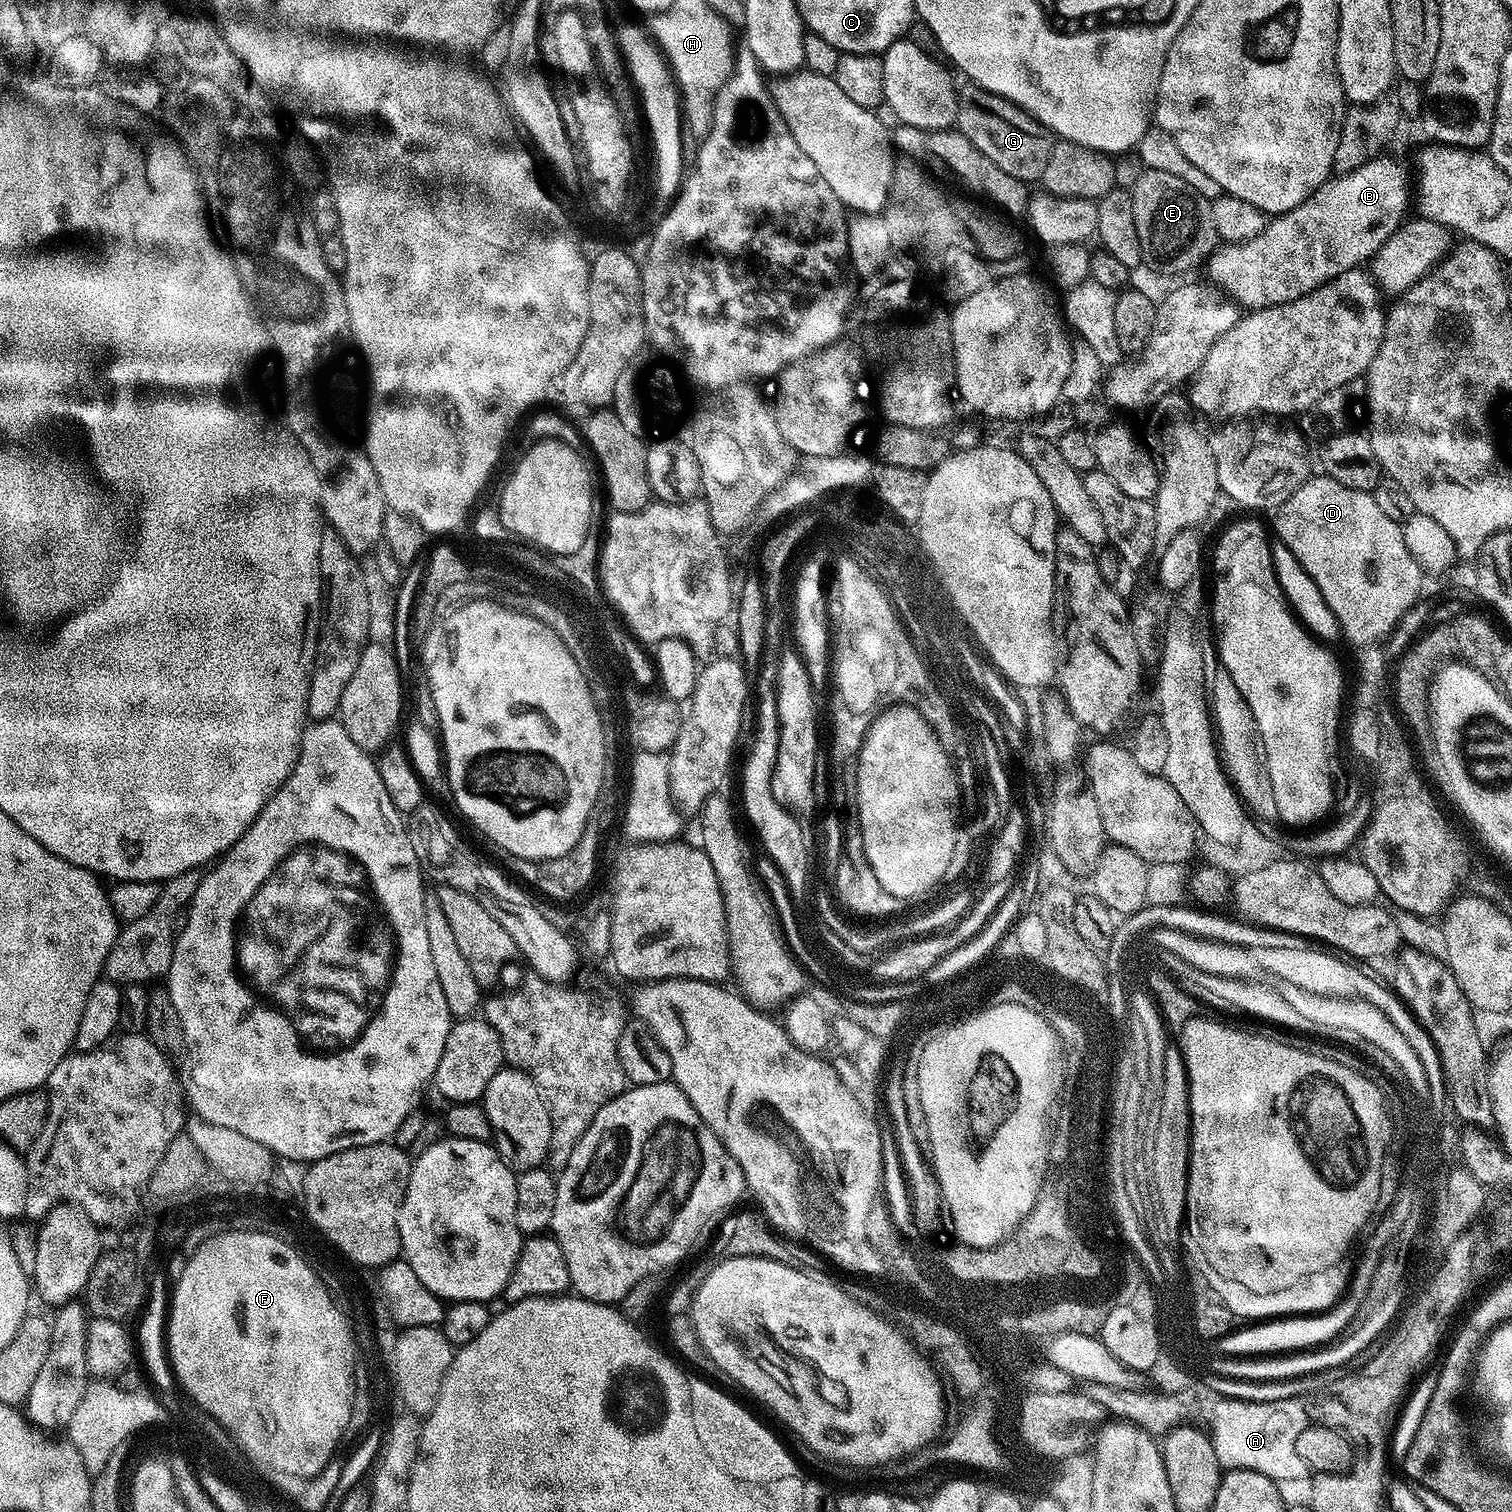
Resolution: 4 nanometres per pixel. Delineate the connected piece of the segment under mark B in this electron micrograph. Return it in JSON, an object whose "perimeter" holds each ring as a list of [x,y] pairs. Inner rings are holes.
{"perimeter":[[[1388,155],[1375,156],[1370,162],[1358,166],[1358,170],[1329,179],[1328,183],[1294,210],[1283,216],[1271,217],[1258,238],[1245,244],[1224,244],[1217,247],[1208,257],[1207,279],[1223,289],[1241,309],[1255,310],[1294,302],[1294,298],[1310,294],[1343,272],[1367,265],[1386,240],[1405,223],[1409,215],[1408,208],[1410,212],[1410,172],[1408,176],[1407,170]]]}

